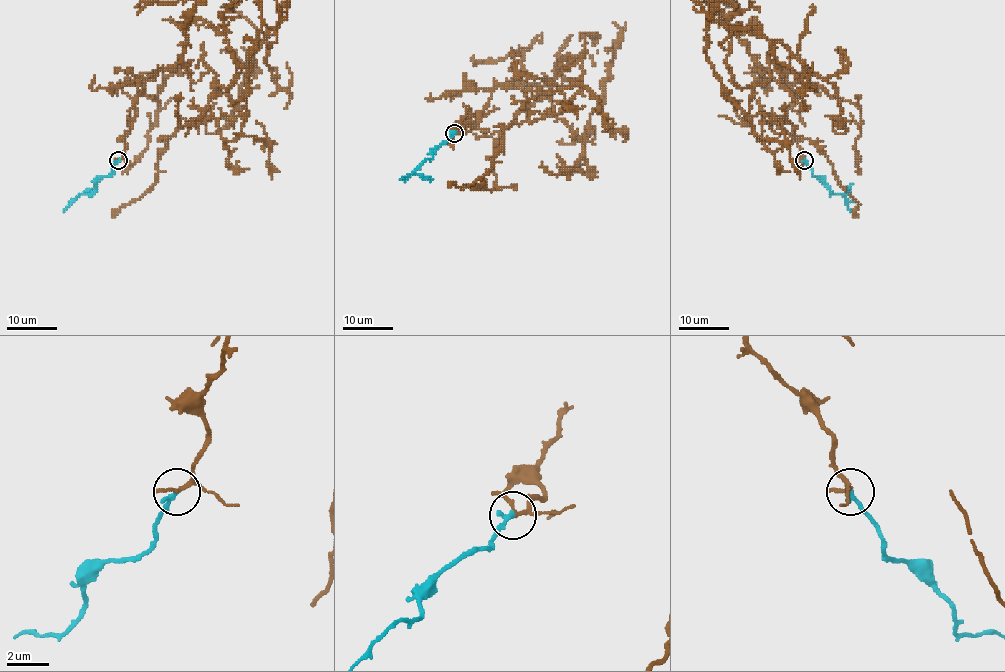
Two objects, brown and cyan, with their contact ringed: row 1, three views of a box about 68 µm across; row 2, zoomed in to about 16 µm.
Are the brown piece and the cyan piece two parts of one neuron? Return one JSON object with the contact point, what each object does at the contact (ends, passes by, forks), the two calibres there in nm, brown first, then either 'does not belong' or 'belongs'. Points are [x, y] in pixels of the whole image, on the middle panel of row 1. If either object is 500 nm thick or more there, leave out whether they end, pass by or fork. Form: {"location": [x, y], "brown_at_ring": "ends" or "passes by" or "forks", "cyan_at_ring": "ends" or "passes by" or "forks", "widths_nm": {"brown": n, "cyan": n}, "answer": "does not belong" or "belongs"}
{"location": [454, 133], "brown_at_ring": "forks", "cyan_at_ring": "ends", "widths_nm": {"brown": 140, "cyan": 240}, "answer": "belongs"}

